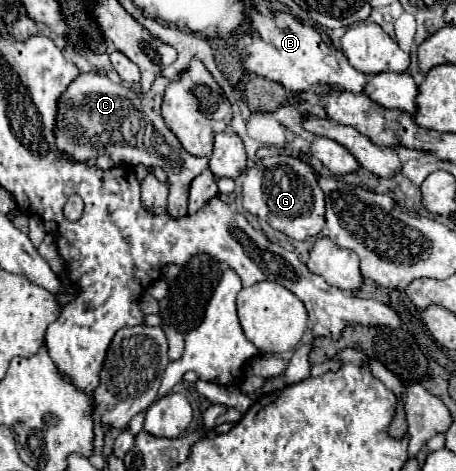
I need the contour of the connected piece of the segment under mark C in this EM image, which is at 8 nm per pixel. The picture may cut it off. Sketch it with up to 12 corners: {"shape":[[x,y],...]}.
{"shape":[[81,74],[61,96],[57,148],[161,166],[171,216],[207,168],[139,94]]}

